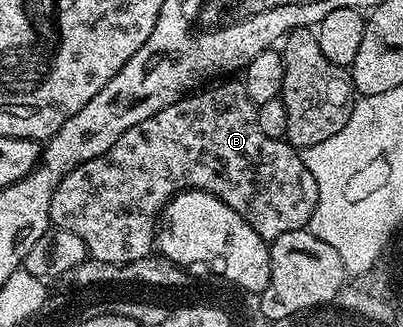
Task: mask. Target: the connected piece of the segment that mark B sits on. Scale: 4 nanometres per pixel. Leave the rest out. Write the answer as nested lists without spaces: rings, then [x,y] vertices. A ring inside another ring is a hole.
[[[244,83],[221,84],[218,88],[208,88],[194,91],[192,94],[184,96],[182,100],[176,100],[171,106],[159,110],[159,114],[151,114],[151,118],[147,118],[147,122],[139,122],[139,126],[131,126],[131,130],[127,130],[127,134],[123,134],[123,138],[119,138],[119,142],[115,142],[115,146],[111,146],[111,150],[107,150],[107,154],[103,154],[99,158],[91,158],[91,162],[83,162],[83,166],[71,170],[71,174],[62,178],[51,198],[49,218],[52,227],[71,230],[71,234],[79,234],[79,238],[83,238],[85,243],[86,253],[94,260],[108,264],[130,264],[137,259],[148,257],[154,251],[161,211],[169,205],[169,201],[177,193],[188,192],[190,188],[194,188],[227,202],[227,206],[231,206],[231,210],[235,210],[235,214],[244,218],[247,226],[251,226],[251,230],[255,230],[255,234],[259,234],[267,242],[279,238],[279,234],[291,234],[291,230],[304,229],[317,205],[317,187],[315,178],[311,178],[311,170],[307,170],[307,166],[301,160],[301,152],[291,147],[285,140],[267,138],[267,134],[263,134],[263,130],[259,130],[257,105],[251,102]]]

